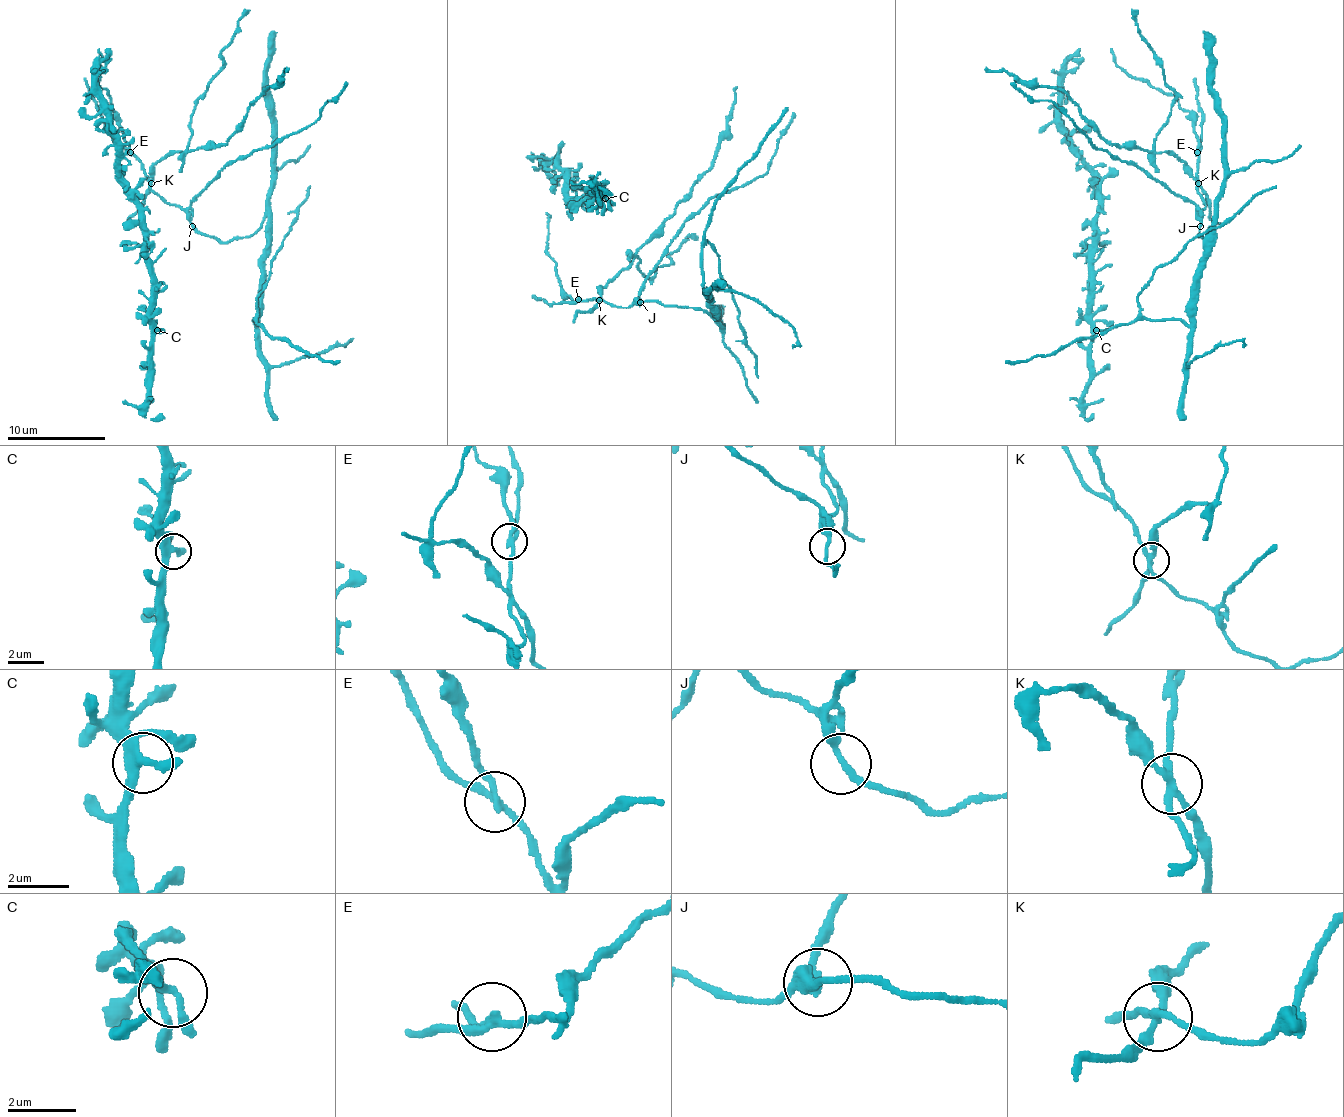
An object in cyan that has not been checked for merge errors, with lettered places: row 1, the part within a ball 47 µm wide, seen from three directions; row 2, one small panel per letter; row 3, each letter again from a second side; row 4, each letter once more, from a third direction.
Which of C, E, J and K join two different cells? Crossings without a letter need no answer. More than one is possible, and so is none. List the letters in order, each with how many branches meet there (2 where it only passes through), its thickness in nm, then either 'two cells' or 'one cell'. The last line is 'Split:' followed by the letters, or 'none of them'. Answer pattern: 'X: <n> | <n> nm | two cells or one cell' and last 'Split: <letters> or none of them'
C: 4 | 300 nm | one cell
E: 3 | 200 nm | two cells
J: 2 | 200 nm | one cell
K: 4 | 240 nm | two cells
Split: E, K

